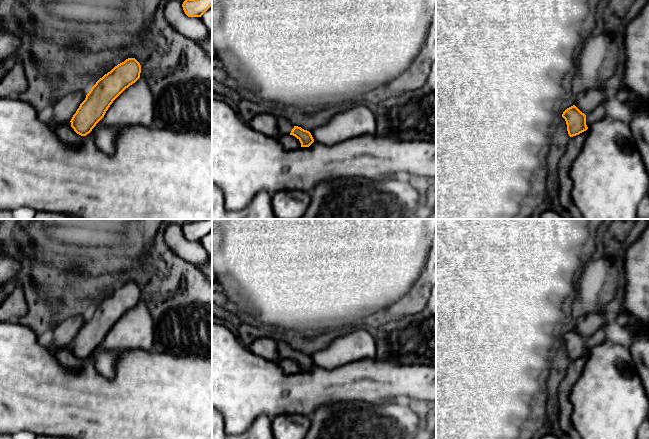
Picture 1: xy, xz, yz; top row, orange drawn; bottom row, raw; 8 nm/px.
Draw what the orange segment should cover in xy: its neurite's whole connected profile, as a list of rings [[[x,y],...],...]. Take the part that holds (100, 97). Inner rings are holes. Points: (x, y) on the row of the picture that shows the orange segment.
[[[128,58],[100,78],[70,121],[74,131],[81,136],[89,134],[113,101],[140,78],[140,73],[140,63],[135,58]]]

